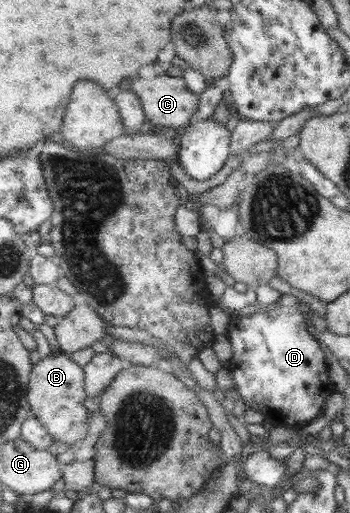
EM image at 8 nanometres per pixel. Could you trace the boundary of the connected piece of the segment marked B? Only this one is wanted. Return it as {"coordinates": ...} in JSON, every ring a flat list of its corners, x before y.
{"coordinates":[[69,353,47,356,35,364,28,397,31,398,35,416,44,422,55,440,64,442,69,449,82,444,90,436,90,410,86,406,89,397,86,369,72,360]]}

